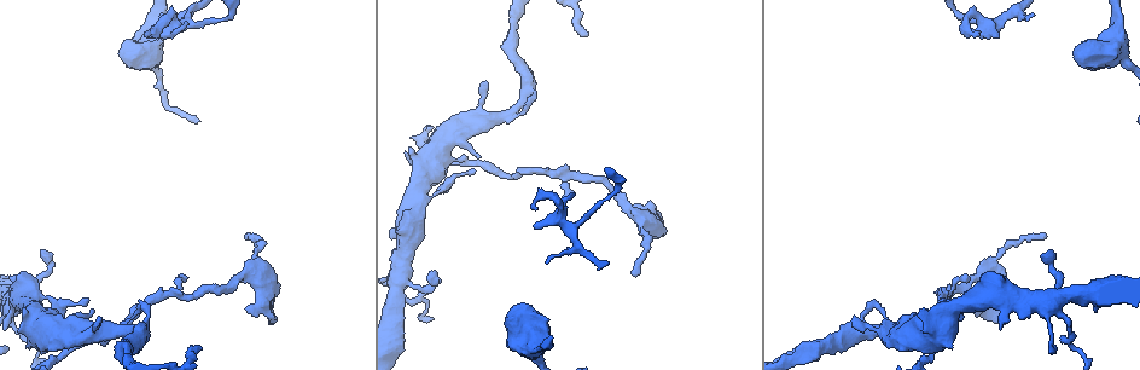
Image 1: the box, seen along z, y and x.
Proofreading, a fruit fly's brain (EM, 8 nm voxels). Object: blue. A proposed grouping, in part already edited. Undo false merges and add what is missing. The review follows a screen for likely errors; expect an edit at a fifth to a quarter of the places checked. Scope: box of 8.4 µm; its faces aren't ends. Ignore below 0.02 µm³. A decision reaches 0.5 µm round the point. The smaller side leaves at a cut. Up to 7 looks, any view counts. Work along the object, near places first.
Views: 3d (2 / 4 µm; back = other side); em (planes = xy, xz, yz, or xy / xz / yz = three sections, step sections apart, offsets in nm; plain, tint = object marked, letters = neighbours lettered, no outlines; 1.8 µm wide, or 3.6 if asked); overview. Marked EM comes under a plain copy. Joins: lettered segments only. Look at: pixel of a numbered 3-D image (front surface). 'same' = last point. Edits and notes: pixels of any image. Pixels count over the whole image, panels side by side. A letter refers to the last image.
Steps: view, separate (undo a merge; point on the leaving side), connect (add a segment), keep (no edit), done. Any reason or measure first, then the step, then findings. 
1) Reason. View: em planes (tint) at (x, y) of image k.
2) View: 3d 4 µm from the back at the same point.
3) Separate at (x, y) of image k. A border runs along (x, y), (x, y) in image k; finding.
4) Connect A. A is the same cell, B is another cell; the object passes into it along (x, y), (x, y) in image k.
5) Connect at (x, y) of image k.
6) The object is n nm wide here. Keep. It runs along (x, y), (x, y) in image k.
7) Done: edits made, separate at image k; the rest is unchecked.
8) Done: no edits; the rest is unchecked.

Tapers out. View: em xy step 8 (letters) at (248, 232) of image 1.

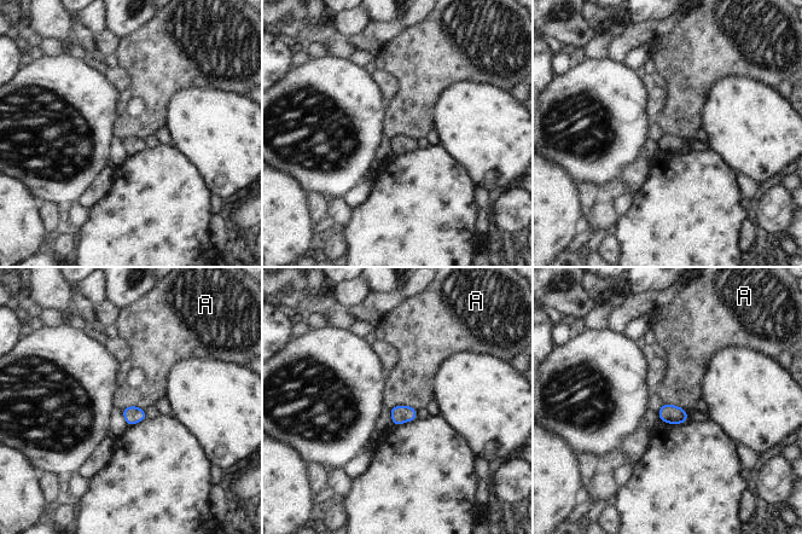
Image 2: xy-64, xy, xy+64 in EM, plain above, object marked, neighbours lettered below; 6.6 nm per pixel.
The object is 120 nm wide here. Keep. A is another cell; a border runs along (416, 407), (397, 405), (390, 408) in image 2; none of them fits.

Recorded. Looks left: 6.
Free end. View: em xy step 8 (letters) at (585, 33) of image 1.

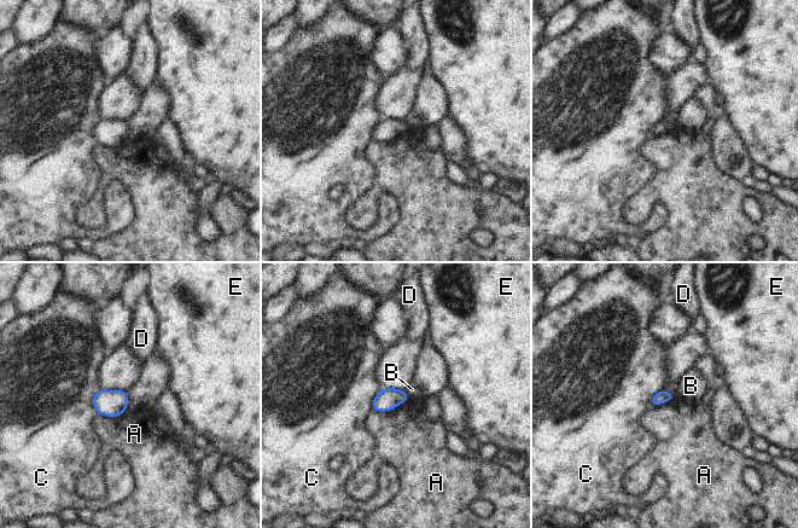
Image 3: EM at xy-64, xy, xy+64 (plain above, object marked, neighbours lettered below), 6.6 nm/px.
The longest contact is with A, 260 nm. Keep. A, B, C, D and E are other cells; no lettered segment goes on from it.

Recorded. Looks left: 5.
A fork. View: em planes (letters) at (569, 229) of image 1.

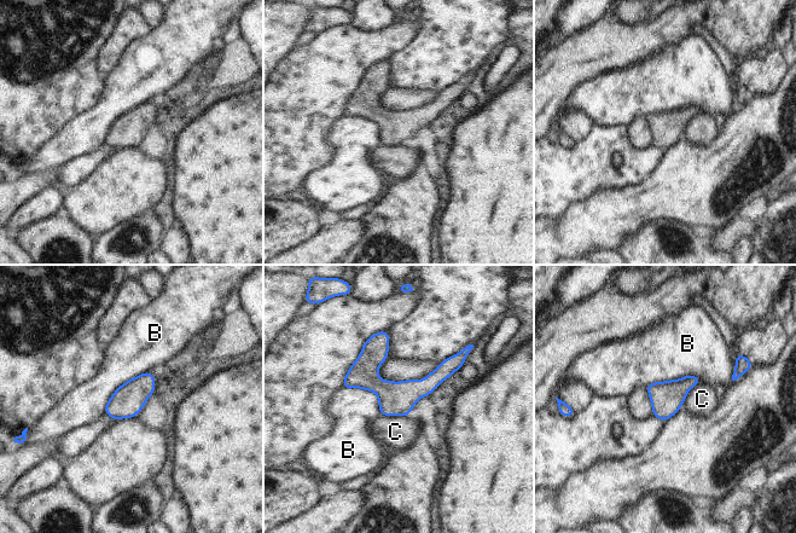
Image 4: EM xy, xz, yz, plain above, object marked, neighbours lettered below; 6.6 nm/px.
The object is 220 nm wide here. Keep. B and C are other cells; a border runs along (379, 415), (408, 416) in image 4; all the same neuron.

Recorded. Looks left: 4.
Done: no edits; the rest is unchecked.

